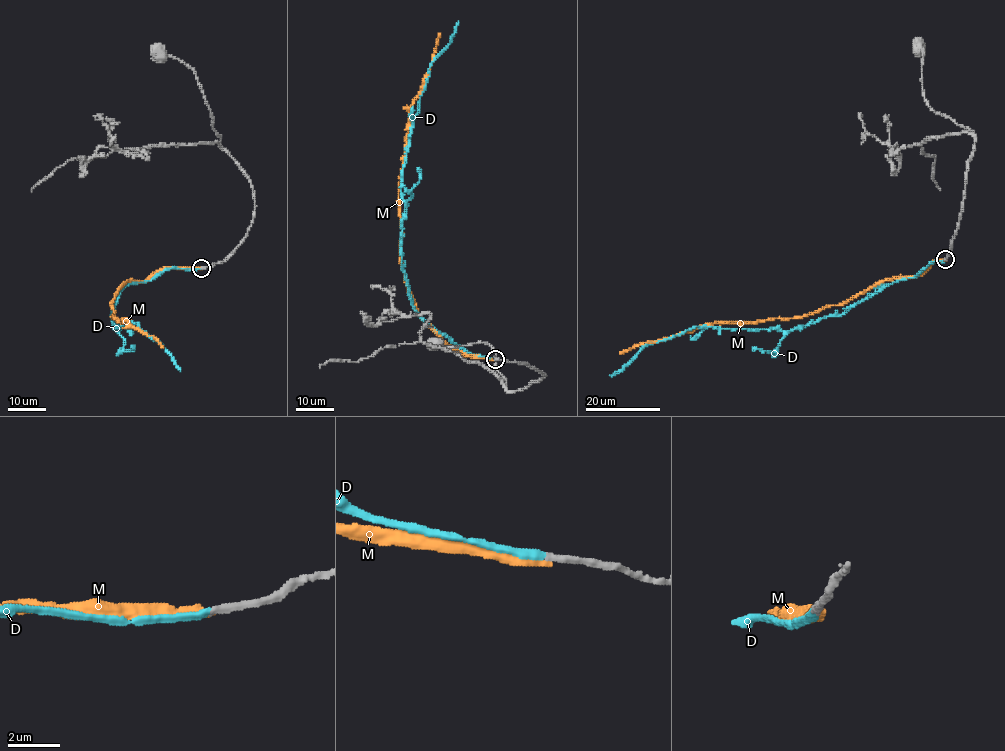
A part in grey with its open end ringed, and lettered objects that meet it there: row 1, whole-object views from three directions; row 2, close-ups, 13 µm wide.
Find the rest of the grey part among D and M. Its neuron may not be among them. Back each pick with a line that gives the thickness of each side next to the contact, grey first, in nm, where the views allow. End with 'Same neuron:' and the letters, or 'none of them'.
D: calibres 300 and 280 nm
Same neuron: D

